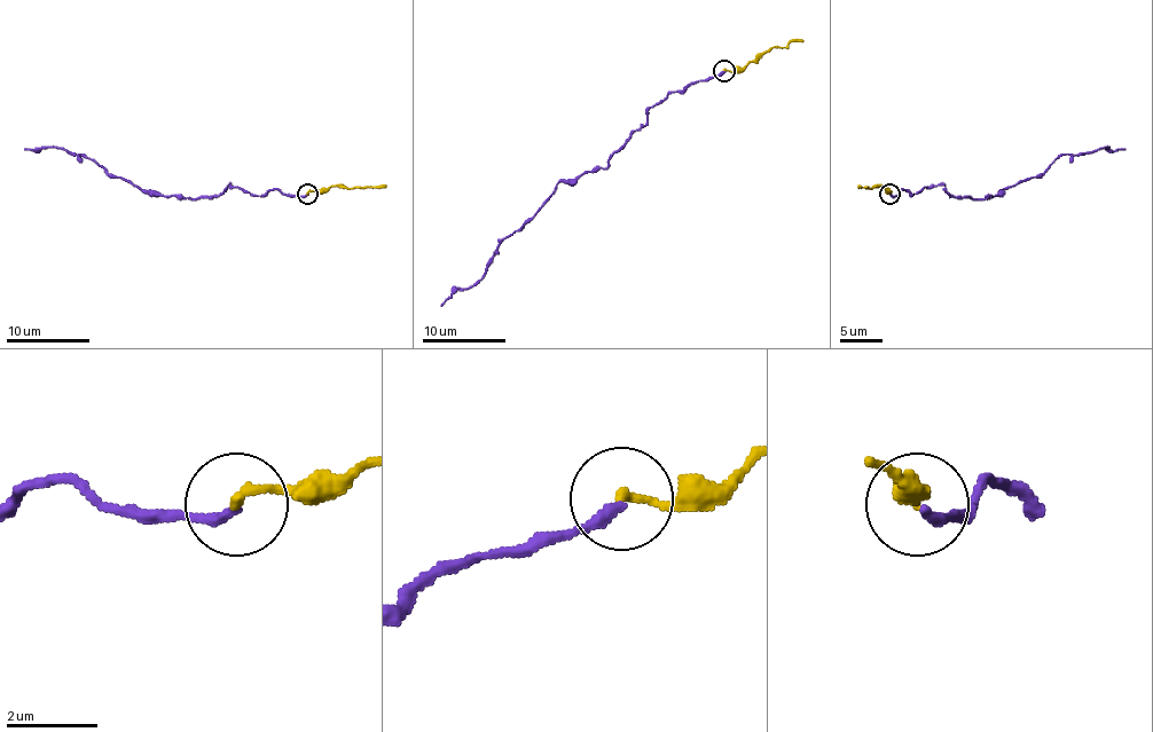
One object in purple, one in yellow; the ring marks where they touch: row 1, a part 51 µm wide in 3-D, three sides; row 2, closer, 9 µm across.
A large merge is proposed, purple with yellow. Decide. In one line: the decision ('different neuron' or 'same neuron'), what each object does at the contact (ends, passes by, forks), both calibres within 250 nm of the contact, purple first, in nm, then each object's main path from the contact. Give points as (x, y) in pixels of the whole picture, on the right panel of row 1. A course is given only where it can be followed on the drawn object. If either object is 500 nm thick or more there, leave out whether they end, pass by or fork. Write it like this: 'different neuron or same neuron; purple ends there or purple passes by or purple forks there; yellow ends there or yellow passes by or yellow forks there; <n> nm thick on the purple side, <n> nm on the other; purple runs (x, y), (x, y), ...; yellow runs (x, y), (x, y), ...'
same neuron; purple ends there; yellow ends there; 240 nm thick on the purple side, 190 nm on the other; purple runs (889, 194), (902, 190), (911, 196), (942, 186), (950, 196), (986, 198), (1038, 178), (1061, 155), (1124, 148); yellow runs (889, 194), (881, 186), (859, 186)

